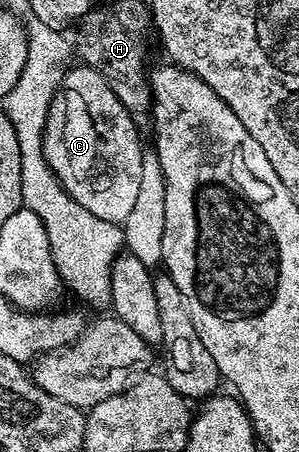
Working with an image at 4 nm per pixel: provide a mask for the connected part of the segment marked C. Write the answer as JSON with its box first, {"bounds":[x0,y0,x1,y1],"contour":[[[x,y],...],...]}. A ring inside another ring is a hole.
{"bounds":[42,64,144,224],"contour":[[[81,64],[66,71],[51,100],[43,129],[42,150],[51,171],[72,201],[83,205],[93,216],[122,224],[139,195],[141,146],[144,142],[138,137],[140,131],[134,124],[134,117],[124,108],[124,104],[120,104],[120,100],[116,100],[116,92],[108,88],[108,80],[104,80],[100,72]]]}

